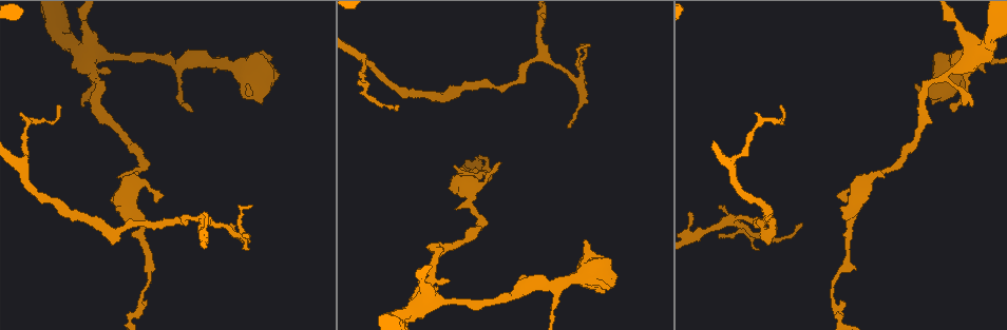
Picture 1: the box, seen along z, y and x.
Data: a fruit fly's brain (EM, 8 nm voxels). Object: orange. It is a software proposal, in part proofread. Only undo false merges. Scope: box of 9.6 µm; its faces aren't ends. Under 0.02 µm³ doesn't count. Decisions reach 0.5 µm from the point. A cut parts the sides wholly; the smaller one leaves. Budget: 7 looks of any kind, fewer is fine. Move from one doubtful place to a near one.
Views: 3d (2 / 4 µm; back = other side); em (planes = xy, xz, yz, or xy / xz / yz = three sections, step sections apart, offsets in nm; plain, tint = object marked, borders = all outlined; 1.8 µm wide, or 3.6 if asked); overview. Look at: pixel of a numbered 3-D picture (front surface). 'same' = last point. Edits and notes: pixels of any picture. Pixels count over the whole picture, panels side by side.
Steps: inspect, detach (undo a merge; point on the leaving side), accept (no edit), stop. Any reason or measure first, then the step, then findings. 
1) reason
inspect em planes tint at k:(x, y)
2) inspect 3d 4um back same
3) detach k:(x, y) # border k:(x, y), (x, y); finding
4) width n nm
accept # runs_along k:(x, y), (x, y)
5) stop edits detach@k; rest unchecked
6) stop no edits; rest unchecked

three-way junction
inspect 3d 2um at 1:(735, 168)

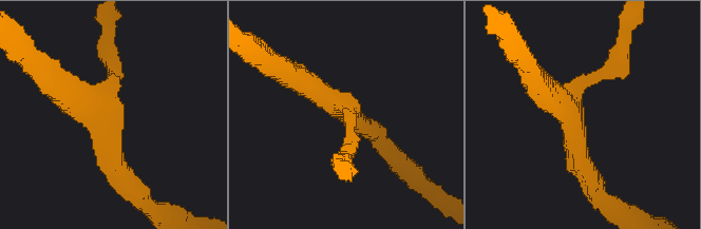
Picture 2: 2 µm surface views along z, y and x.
arms 3; need the tissue
inspect em planes tint at 2:(572, 123)

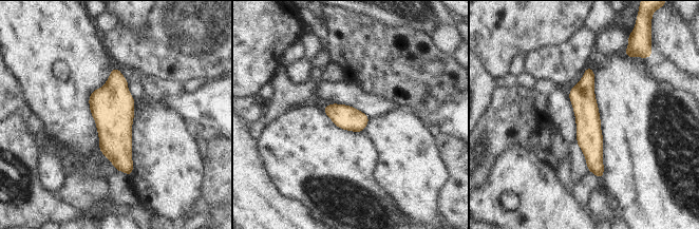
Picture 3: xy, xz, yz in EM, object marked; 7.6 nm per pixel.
accept # runs_along 3:(589, 70), (588, 131), (600, 174); continuous, no second neuron

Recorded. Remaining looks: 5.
three-way junction
inspect em xz step 16 tint at 1:(944, 78)

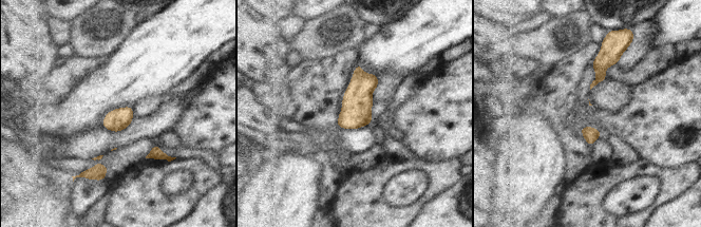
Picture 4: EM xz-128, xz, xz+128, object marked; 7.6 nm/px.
inspect em yz step 4 tint same

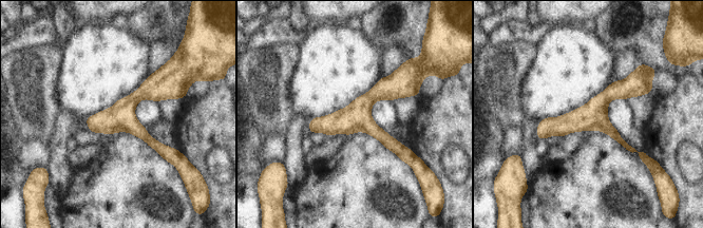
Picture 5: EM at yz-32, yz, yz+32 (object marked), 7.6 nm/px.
accept # all the same neuron

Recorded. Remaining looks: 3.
calibre changes
inspect 3d 2um at 1:(559, 284)

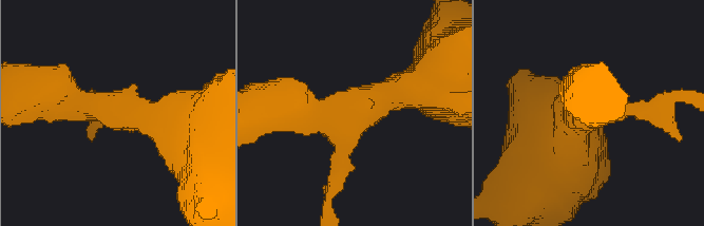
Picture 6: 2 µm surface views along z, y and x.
arms 3; shape alone is not enough
inspect em planes tint at 6:(350, 110)

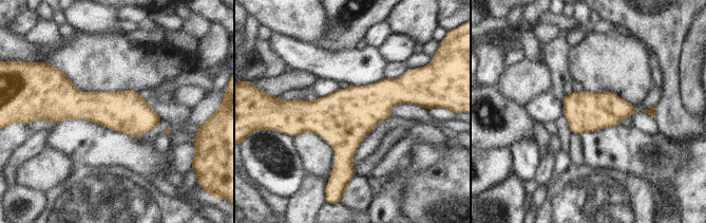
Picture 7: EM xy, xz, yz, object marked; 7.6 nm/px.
width 300 nm
accept # runs_along 7:(53, 106), (93, 106), (157, 121); all the same neuron

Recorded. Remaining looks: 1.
stop no edits; rest unchecked

